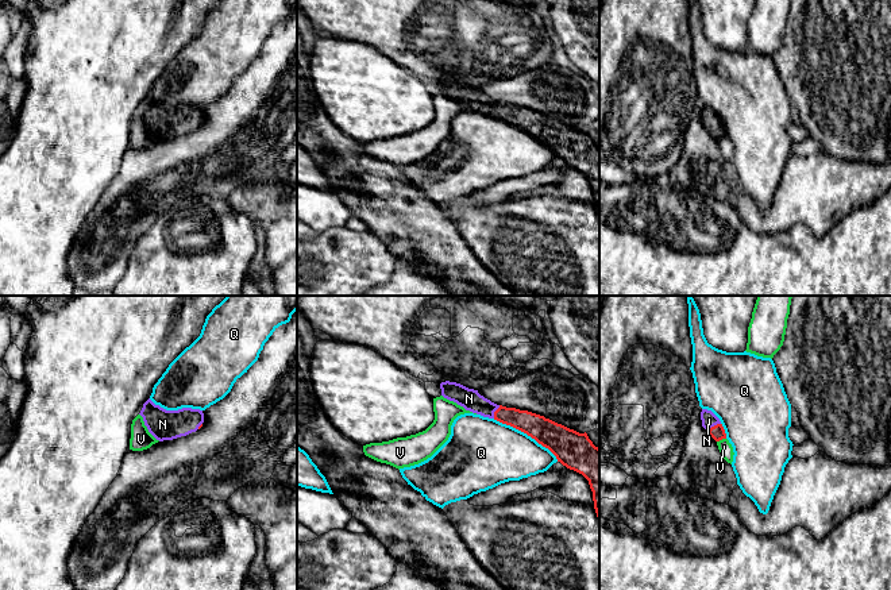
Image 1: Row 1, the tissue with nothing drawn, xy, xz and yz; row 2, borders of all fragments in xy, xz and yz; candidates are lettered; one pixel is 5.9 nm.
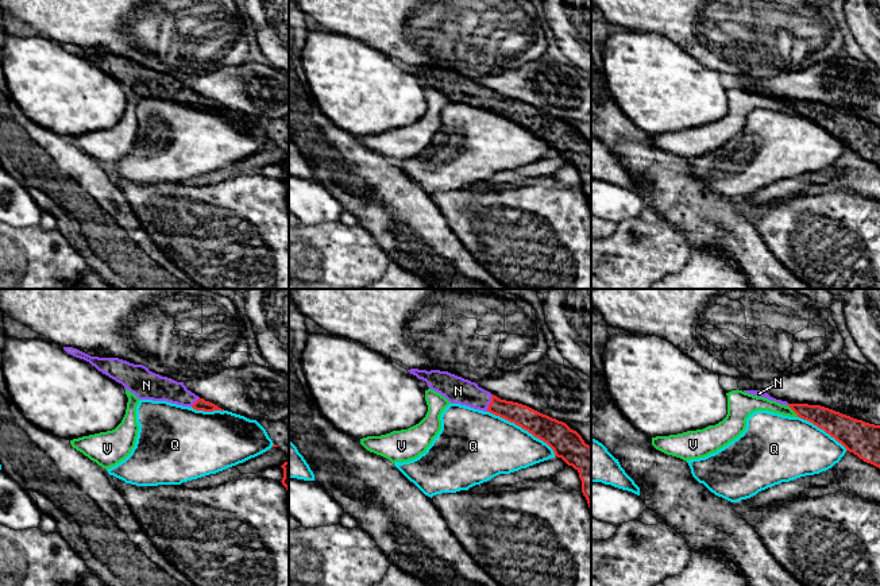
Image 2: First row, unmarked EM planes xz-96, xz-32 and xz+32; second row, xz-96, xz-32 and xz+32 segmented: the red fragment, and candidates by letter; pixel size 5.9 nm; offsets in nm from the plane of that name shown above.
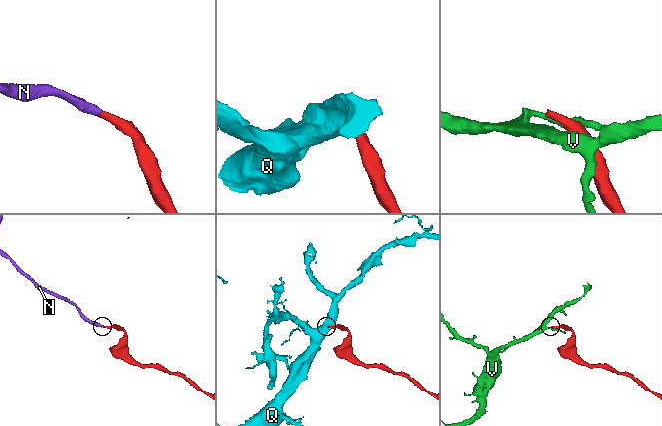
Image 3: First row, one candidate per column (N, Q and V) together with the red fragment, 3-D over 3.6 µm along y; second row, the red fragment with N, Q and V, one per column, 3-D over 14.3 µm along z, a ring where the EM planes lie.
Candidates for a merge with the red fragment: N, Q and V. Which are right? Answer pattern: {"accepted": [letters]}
{"accepted": ["N"]}

